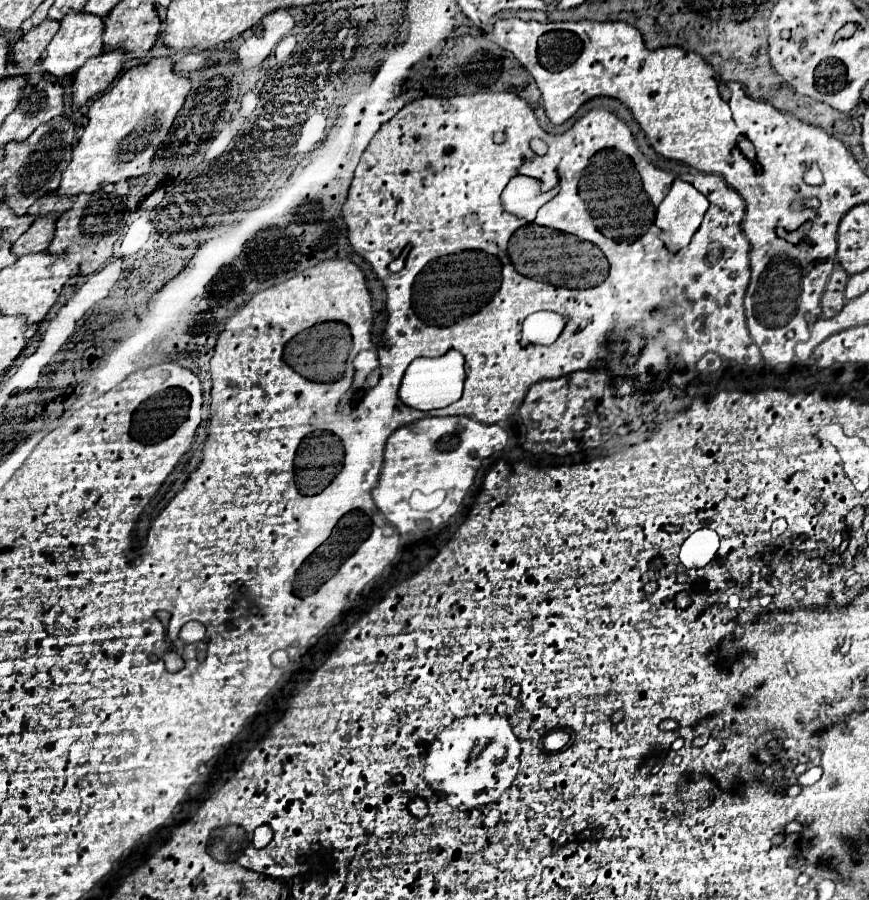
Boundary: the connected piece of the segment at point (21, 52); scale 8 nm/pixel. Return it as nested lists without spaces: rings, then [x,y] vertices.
[[[46,18],[40,26],[32,28],[28,34],[24,34],[12,46],[14,66],[20,66],[22,68],[22,74],[26,74],[30,70],[30,66],[34,66],[36,62],[40,62],[42,52],[46,50],[48,42],[54,38],[56,32],[58,32],[58,22]]]

